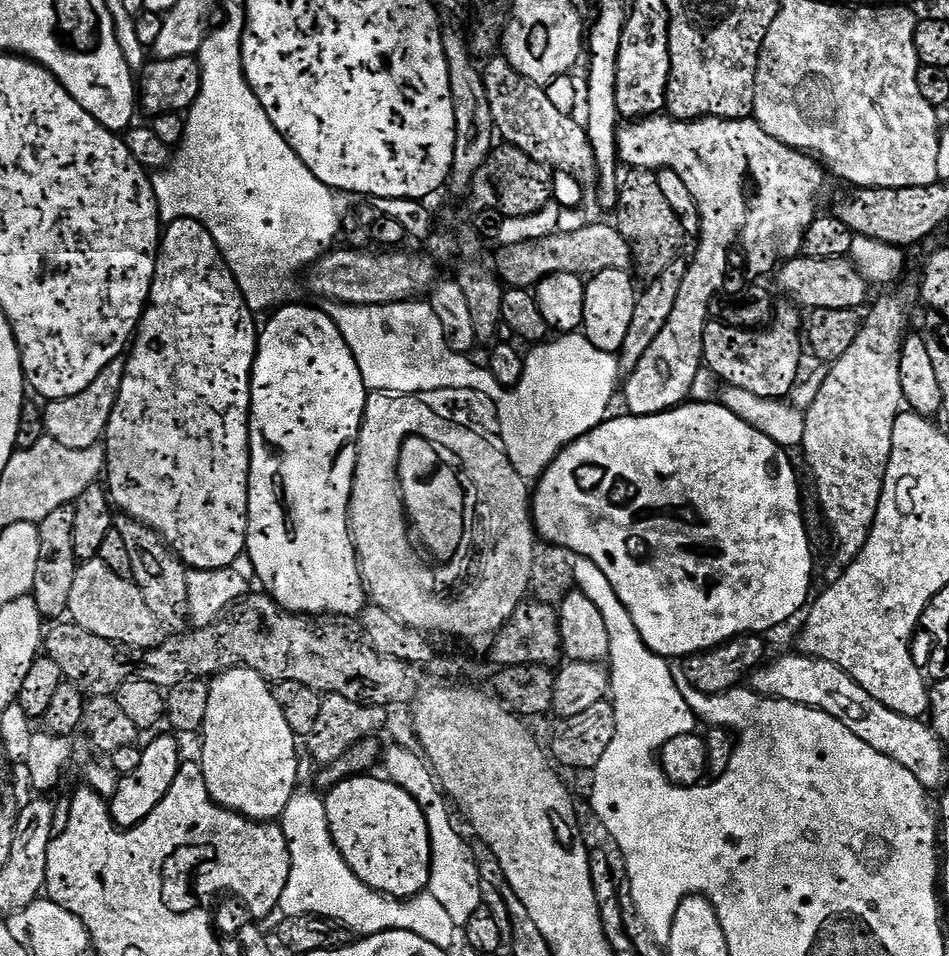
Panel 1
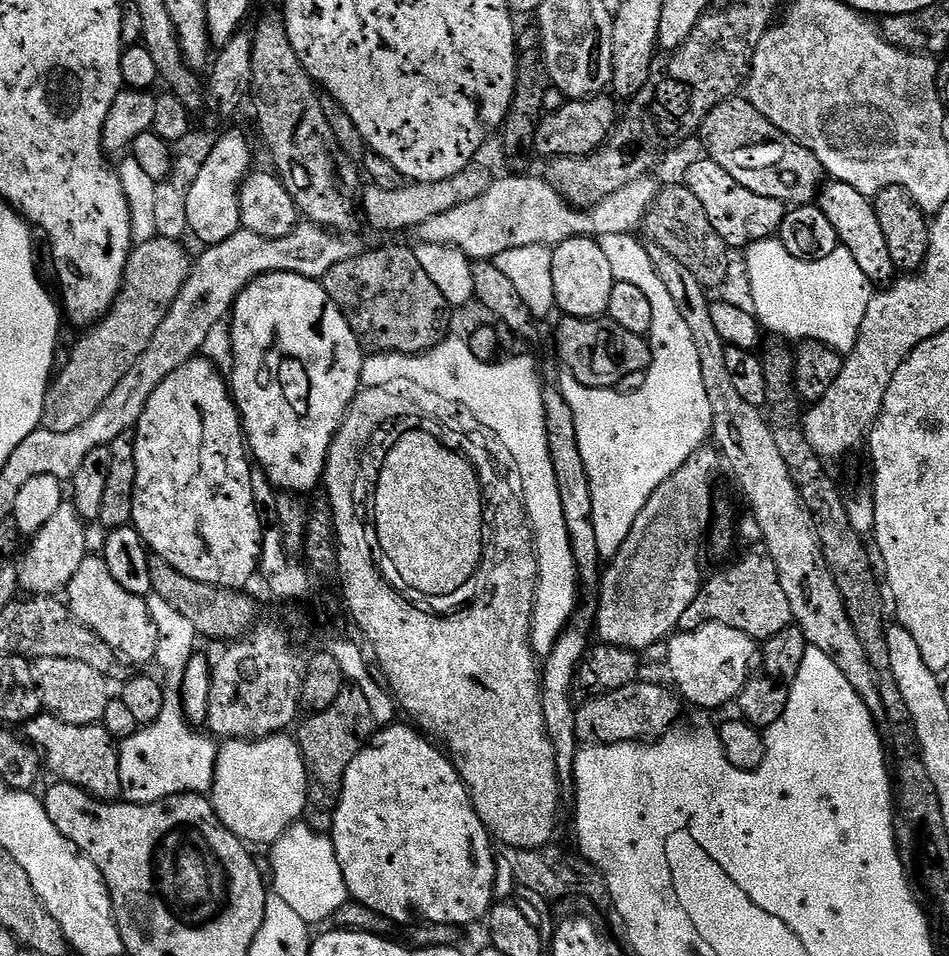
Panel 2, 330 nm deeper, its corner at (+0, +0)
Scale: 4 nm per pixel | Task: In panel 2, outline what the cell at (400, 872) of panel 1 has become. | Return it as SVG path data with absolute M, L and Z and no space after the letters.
M393 722L381 727L376 737L369 739L360 752L350 762L350 766L344 775L344 785L340 788L340 794L336 807L332 814L332 845L338 854L338 866L342 866L342 878L348 887L351 899L357 900L362 906L382 914L386 918L397 922L403 922L408 916L408 908L421 912L423 919L430 924L454 924L465 926L475 920L483 921L488 915L488 909L494 903L492 886L496 882L496 860L492 857L494 841L488 835L488 827L480 821L478 814L472 805L472 799L468 793L468 787L462 782L462 778L456 772L456 767L447 755L429 737L421 734L415 727L407 723Z

